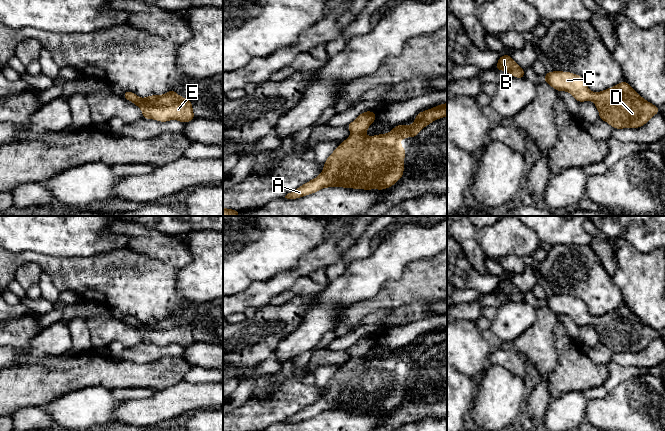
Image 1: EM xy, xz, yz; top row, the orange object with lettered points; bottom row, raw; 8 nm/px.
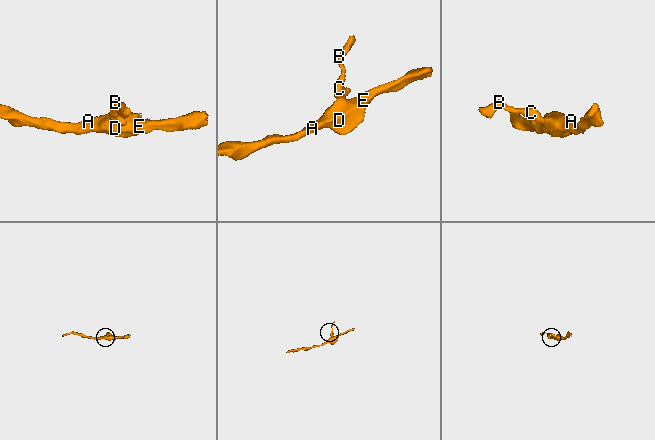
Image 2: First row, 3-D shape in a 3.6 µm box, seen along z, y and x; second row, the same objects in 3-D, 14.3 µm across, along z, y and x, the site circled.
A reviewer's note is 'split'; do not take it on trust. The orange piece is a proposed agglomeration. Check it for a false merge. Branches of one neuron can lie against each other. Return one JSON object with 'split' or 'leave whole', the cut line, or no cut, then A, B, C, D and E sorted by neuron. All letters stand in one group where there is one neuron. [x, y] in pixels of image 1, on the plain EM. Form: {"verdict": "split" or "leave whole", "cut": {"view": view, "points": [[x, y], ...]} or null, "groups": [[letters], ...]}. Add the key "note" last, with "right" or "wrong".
{"verdict": "leave whole", "cut": null, "groups": [["A", "B", "C", "D", "E"]], "note": "wrong"}

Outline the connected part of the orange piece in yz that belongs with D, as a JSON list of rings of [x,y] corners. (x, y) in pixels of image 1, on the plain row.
[[[547,296],[544,305],[556,315],[569,316],[579,327],[593,325],[599,335],[599,343],[607,346],[614,353],[639,352],[660,336],[660,332],[641,321],[625,304],[614,311],[595,317],[588,313],[586,305],[580,299],[571,296]]]

